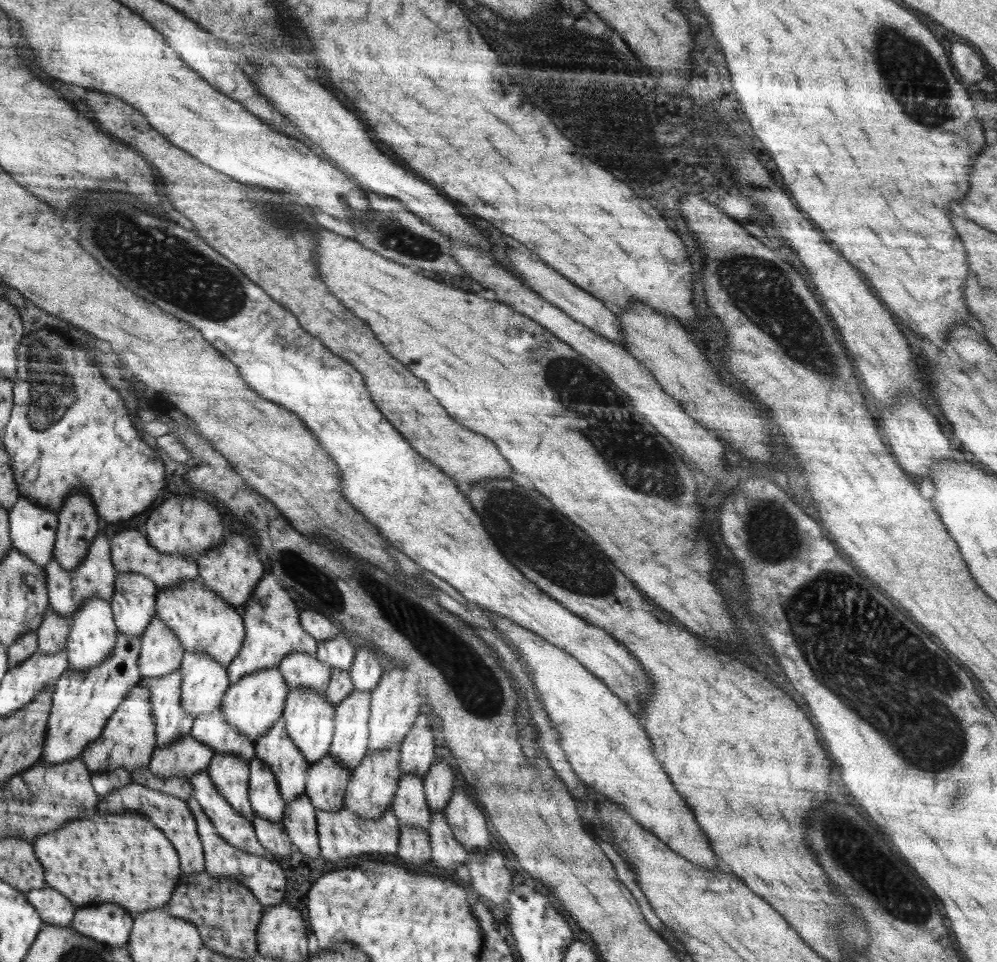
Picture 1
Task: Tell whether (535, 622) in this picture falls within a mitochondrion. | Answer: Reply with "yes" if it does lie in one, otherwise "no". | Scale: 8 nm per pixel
no

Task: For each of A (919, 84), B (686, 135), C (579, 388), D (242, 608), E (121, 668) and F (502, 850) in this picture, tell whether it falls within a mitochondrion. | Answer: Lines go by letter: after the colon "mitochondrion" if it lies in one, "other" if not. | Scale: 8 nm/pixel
A: mitochondrion
B: mitochondrion
C: mitochondrion
D: other
E: other
F: other

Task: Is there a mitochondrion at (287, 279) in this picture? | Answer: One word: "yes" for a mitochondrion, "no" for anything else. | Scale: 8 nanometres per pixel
no

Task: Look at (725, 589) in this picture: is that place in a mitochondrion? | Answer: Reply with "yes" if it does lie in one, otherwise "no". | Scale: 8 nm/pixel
no

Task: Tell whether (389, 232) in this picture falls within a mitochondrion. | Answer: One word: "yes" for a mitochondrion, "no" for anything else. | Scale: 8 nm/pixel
yes

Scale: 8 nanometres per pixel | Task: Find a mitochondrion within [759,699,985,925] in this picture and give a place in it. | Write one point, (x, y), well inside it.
(957, 799)

